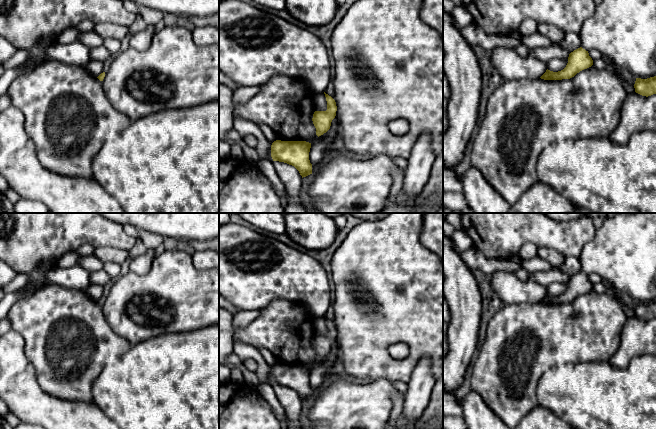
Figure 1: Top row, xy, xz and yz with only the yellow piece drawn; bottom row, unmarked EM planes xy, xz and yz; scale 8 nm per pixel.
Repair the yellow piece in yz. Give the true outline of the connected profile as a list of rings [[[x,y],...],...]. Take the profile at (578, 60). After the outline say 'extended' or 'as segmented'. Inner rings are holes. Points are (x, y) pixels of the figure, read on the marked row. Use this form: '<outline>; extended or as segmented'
[[[580,47],[569,54],[568,63],[563,70],[553,72],[547,69],[540,78],[544,80],[570,79],[580,71],[587,69],[592,65],[593,60],[589,56],[588,51]]]; as segmented

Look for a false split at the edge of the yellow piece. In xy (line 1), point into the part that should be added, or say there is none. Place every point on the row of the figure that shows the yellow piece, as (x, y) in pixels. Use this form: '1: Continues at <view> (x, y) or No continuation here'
1: No continuation here

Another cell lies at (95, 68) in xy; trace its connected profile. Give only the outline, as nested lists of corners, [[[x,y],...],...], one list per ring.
[[[90,61],[87,64],[86,69],[91,75],[98,77],[101,73],[104,72],[104,64],[100,61]]]

